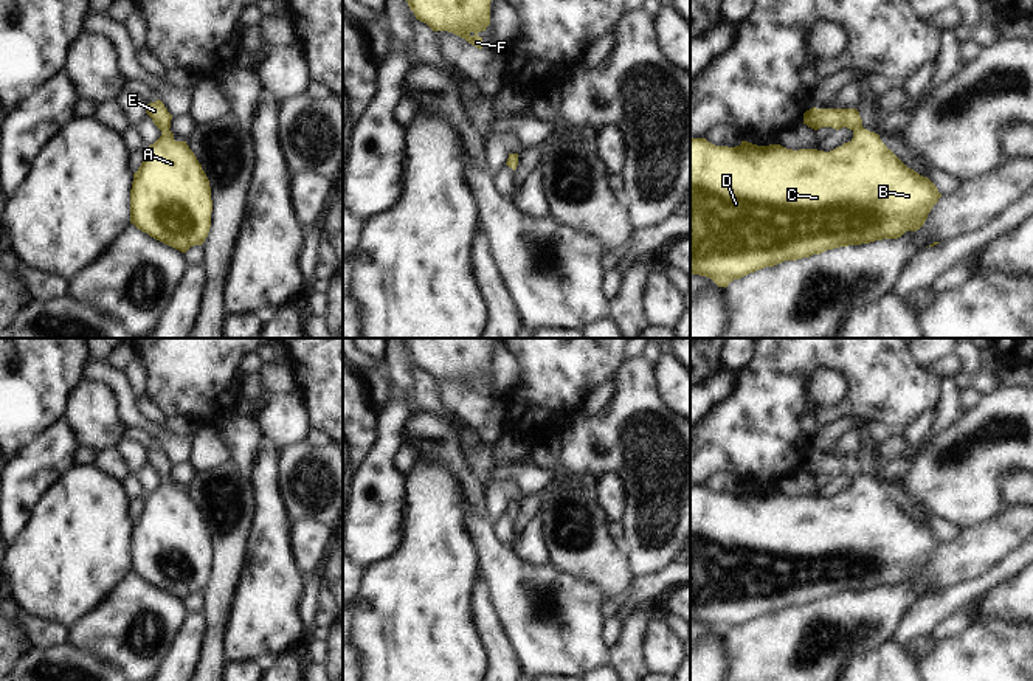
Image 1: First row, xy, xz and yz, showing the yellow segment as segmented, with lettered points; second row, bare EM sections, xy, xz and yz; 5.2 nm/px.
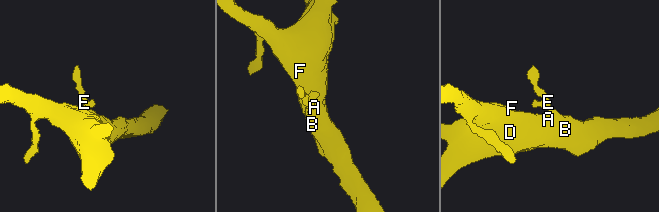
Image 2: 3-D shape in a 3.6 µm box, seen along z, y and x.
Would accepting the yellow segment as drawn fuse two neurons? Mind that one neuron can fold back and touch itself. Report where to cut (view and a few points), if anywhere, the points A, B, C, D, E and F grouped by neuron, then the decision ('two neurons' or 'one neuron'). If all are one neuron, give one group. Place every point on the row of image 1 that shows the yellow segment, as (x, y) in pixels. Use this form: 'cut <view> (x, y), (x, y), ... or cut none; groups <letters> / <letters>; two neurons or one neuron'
cut none; groups A B C D E F; one neuron

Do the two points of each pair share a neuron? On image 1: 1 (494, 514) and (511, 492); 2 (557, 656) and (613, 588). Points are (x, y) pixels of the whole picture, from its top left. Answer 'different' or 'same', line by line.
1: same
2: different

